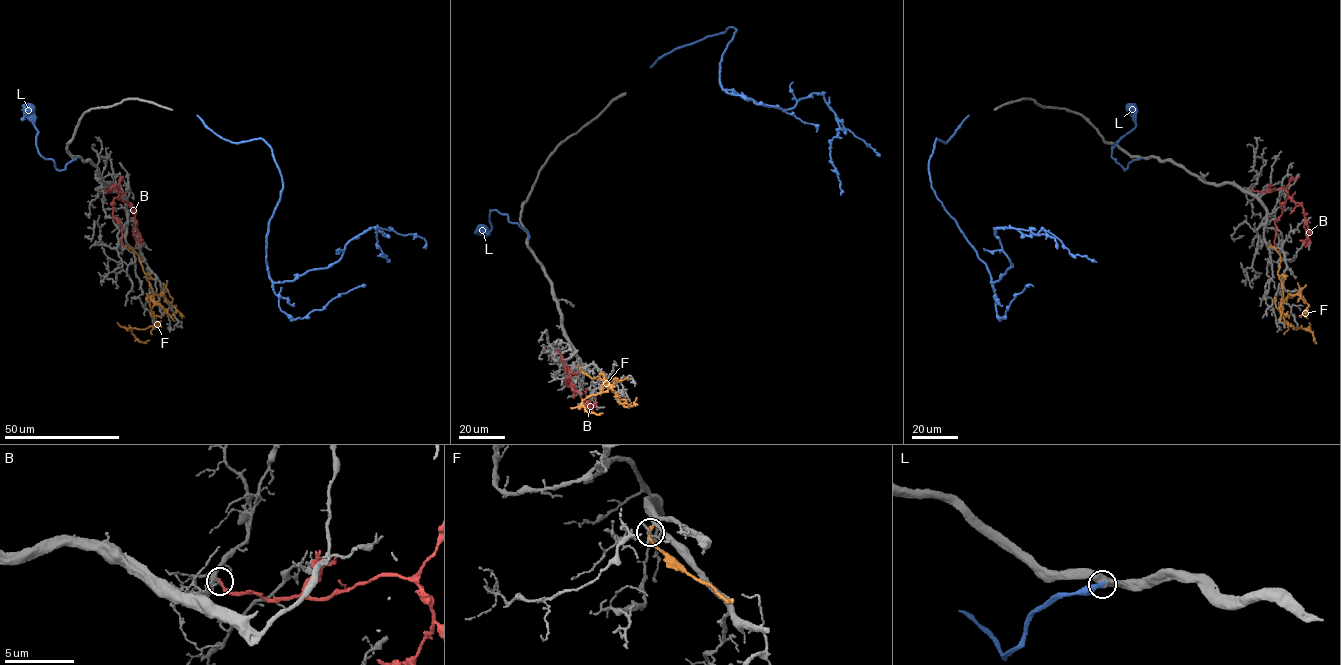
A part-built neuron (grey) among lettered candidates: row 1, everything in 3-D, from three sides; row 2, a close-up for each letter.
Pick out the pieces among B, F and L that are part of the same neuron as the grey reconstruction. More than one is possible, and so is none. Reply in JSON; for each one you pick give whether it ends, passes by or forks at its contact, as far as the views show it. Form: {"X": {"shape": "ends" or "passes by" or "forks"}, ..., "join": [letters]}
{"L": {"shape": "ends"}, "join": ["L"]}

